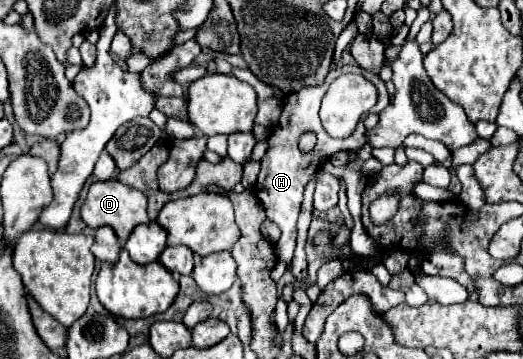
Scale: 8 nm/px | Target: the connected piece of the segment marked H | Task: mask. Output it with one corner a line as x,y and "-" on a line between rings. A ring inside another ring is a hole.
345,65
345,67
337,67
337,69
329,71
329,75
327,75
323,85
319,85
319,87
303,87
301,91
291,93
287,99
283,99
285,103
283,103
283,113
279,117
279,123
273,127
271,135
267,137
269,149
267,149
265,157
261,159
261,171
259,171
255,187
257,187
257,197
259,197
261,205
265,207
267,217
271,221
275,221
279,225
279,229
281,229
281,237
277,241
277,247
279,247
279,259
285,261
285,263
289,263
293,259
295,223
297,223
297,215
299,215
299,209
301,209
301,203
303,203
303,191
309,185
311,177
319,171
323,159
329,159
335,153
345,151
345,149
361,149
365,145
365,127
363,127
363,123
359,123
355,133
351,137
343,139
343,141
335,141
335,139
329,137
329,145
327,145
327,133
321,127
321,121
319,121
319,115
317,115
321,97
325,95
325,89
331,85
333,79
337,79
343,73
361,73
361,75
369,77
369,81
377,87
377,95
379,95
379,101
373,107
373,113
379,113
379,111
385,109
385,105
389,103
389,95
387,95
385,83
377,75
371,75
365,69
361,69
361,67
-
303,131
315,131
315,135
317,135
317,145
315,145
315,149
311,153
301,153
297,149
297,139
299,139
299,135

